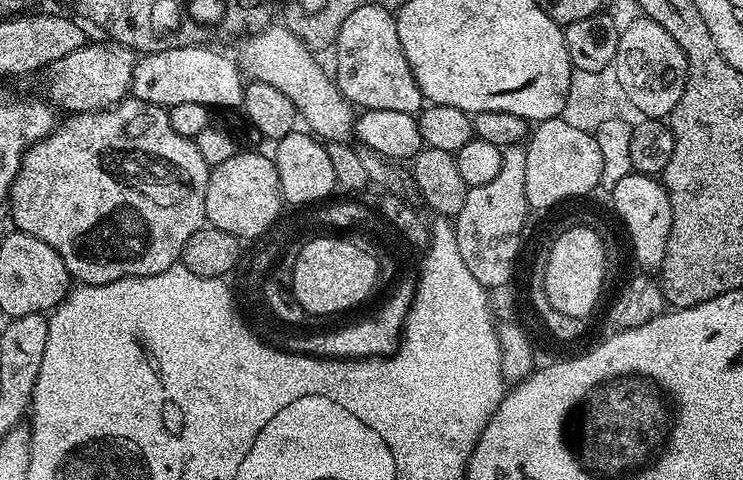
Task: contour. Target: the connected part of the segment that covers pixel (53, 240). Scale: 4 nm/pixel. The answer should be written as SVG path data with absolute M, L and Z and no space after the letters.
M125 98L120 101L118 104L113 104L110 108L102 108L99 112L78 112L72 115L69 115L67 118L61 119L57 123L54 131L51 132L46 138L42 138L38 143L33 144L27 152L24 153L22 162L20 163L20 169L18 174L14 178L12 183L12 189L8 191L7 203L12 204L12 220L14 223L15 231L25 232L30 234L34 238L38 238L42 242L46 242L46 246L50 246L59 254L62 258L62 262L66 266L69 277L73 281L79 282L81 285L85 284L109 284L115 280L121 280L127 276L157 276L162 274L168 268L177 267L178 261L180 260L180 255L182 250L186 246L186 241L190 239L190 234L194 234L198 229L205 227L206 224L206 186L208 185L208 174L209 167L206 162L202 162L202 154L198 154L198 146L196 145L195 140L190 138L182 138L182 134L178 134L178 130L174 130L174 126L170 126L170 118L168 117L167 111L159 104L148 104L144 100L137 100L135 98Z

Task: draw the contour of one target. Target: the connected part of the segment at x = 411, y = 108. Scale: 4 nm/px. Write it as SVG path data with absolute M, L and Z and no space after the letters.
M358 6L358 10L354 10L354 14L346 18L346 22L342 22L340 32L336 36L335 52L334 79L340 88L340 93L357 109L402 110L402 114L416 114L425 107L426 101L422 90L410 70L410 62L406 62L402 42L398 42L396 17L389 9L382 6Z

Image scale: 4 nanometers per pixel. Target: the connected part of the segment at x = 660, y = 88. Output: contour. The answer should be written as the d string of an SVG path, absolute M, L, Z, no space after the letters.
M647 18L639 19L623 25L614 65L618 81L633 109L637 113L641 112L641 117L668 118L671 117L674 106L678 106L678 98L682 98L682 90L686 86L686 54L682 54L678 42L674 42L674 38L670 38L670 34L666 34L666 30L658 26L658 22Z

